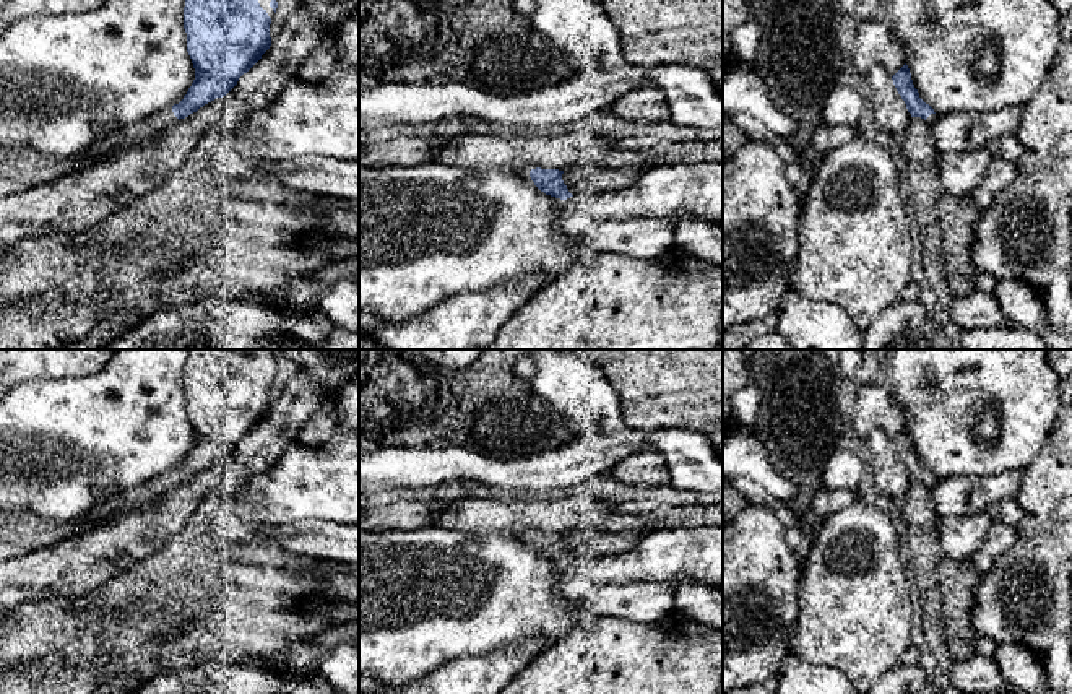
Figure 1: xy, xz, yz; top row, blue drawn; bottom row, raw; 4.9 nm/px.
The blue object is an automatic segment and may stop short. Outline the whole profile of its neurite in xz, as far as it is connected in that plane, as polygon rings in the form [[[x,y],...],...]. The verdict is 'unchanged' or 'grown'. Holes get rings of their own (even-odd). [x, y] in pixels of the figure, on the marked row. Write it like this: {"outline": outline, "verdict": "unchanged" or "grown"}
{"outline": [[[528,167],[518,172],[521,177],[528,179],[546,195],[567,200],[573,197],[567,185],[562,180],[564,171],[559,169],[541,169],[541,167]]], "verdict": "grown"}

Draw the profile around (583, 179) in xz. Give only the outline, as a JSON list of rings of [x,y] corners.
[[[577,166],[564,171],[562,180],[572,195],[619,192],[630,187],[643,169],[609,169],[603,166]]]

